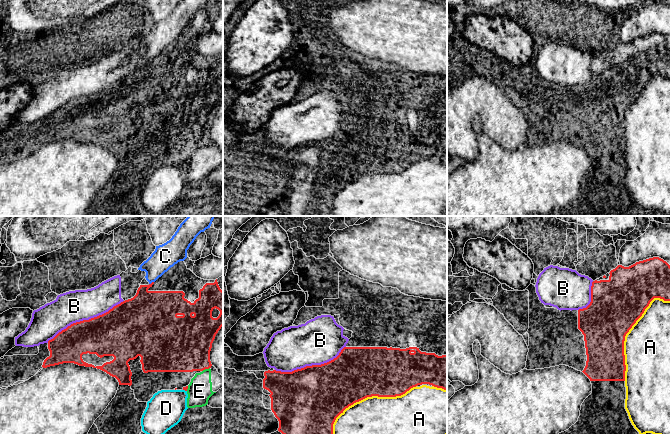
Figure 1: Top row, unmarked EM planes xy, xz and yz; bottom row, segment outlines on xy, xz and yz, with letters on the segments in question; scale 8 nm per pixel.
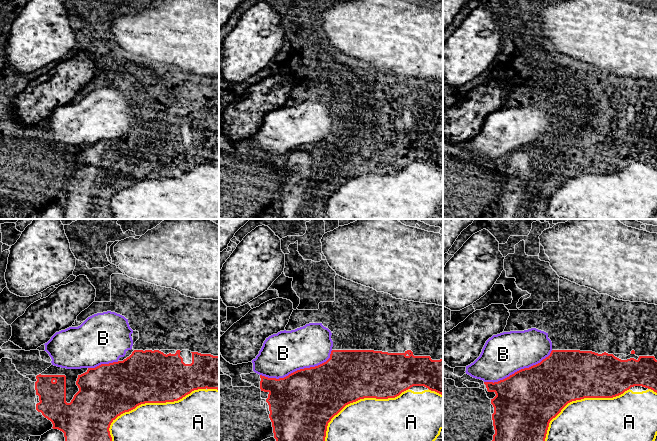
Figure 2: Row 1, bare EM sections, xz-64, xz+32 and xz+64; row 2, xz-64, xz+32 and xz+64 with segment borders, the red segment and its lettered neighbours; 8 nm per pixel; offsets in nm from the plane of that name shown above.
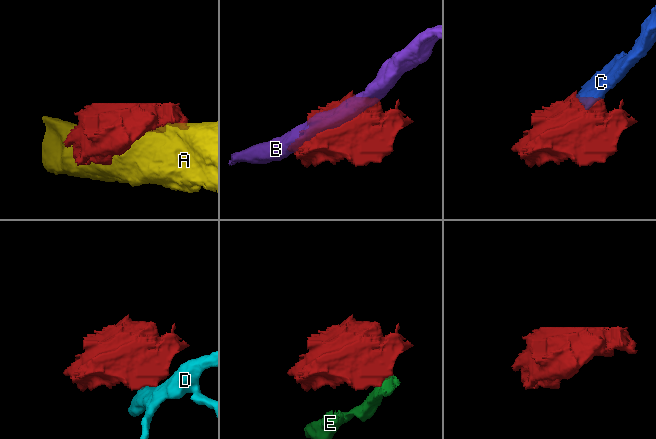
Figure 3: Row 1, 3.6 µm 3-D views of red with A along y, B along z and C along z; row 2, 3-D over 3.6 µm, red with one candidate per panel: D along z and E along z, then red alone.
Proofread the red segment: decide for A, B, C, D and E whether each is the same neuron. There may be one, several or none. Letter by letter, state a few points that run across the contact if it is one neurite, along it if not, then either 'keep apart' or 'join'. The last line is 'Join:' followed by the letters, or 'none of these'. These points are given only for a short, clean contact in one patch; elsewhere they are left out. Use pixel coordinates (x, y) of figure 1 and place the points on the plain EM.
A: keep apart
B: keep apart
C: join
D: xy (183, 165), (186, 167) | keep apart
E: keep apart
Join: C

